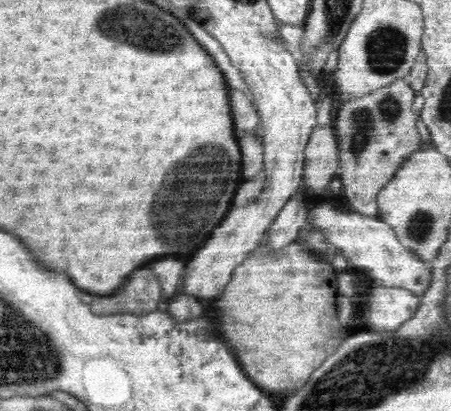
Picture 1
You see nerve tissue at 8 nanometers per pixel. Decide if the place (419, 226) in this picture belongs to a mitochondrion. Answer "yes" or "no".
yes

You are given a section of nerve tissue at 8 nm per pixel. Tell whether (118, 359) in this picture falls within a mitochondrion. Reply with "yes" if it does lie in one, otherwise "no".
no

